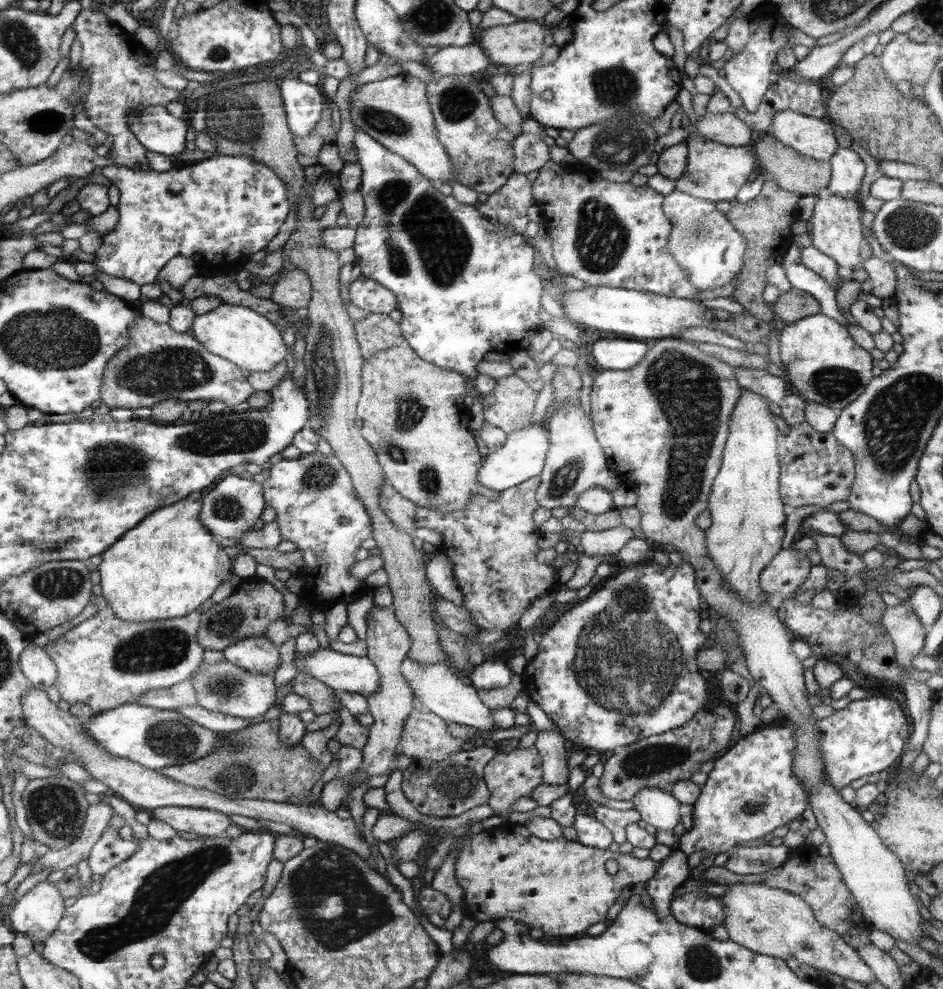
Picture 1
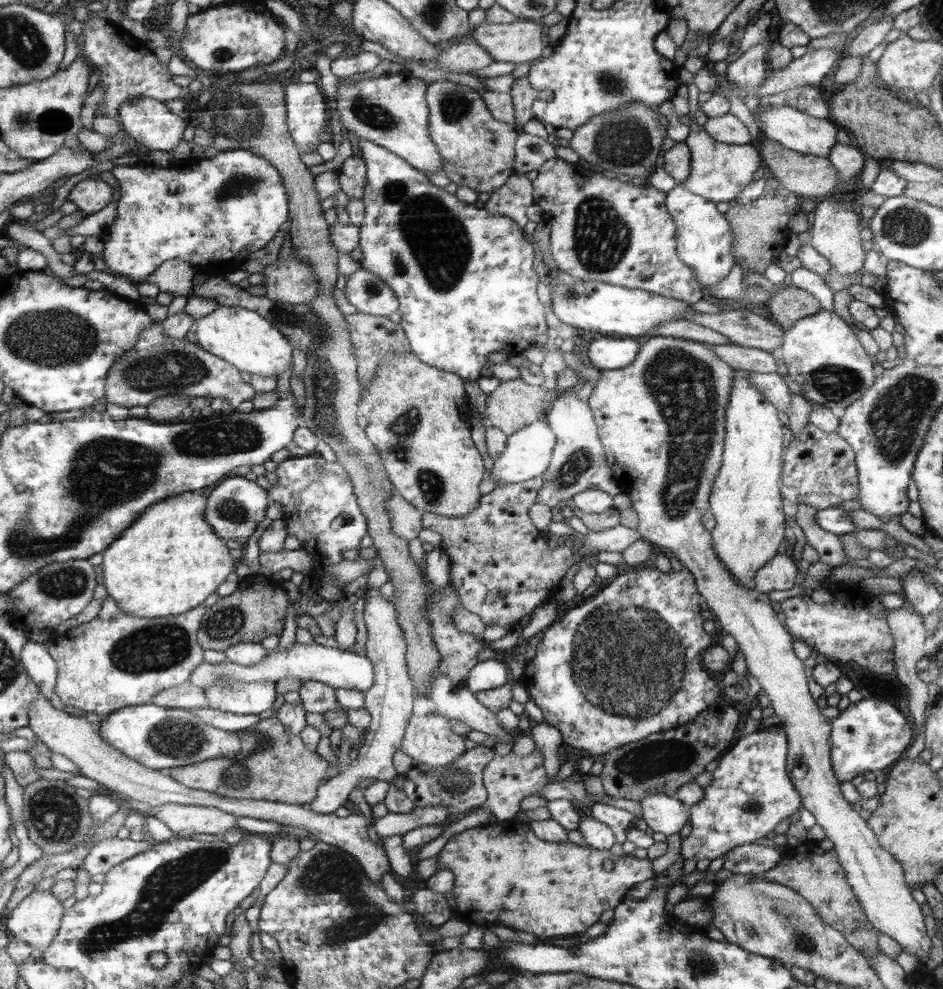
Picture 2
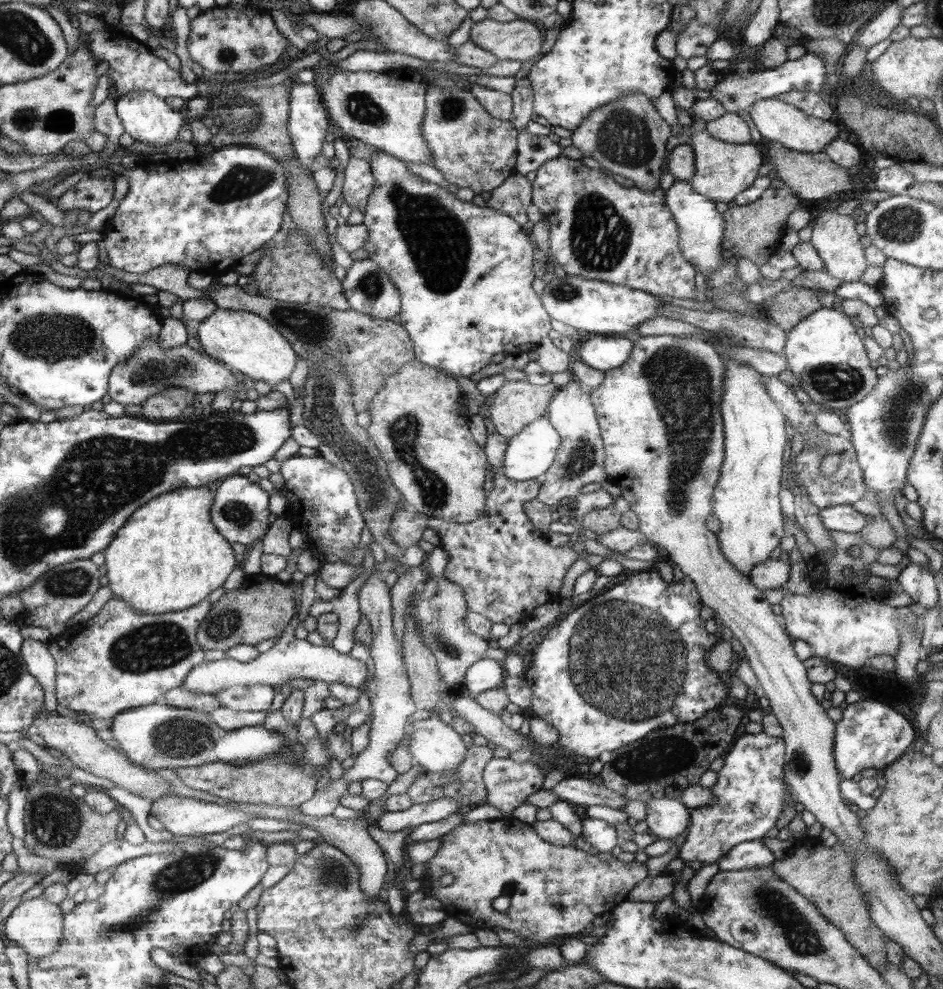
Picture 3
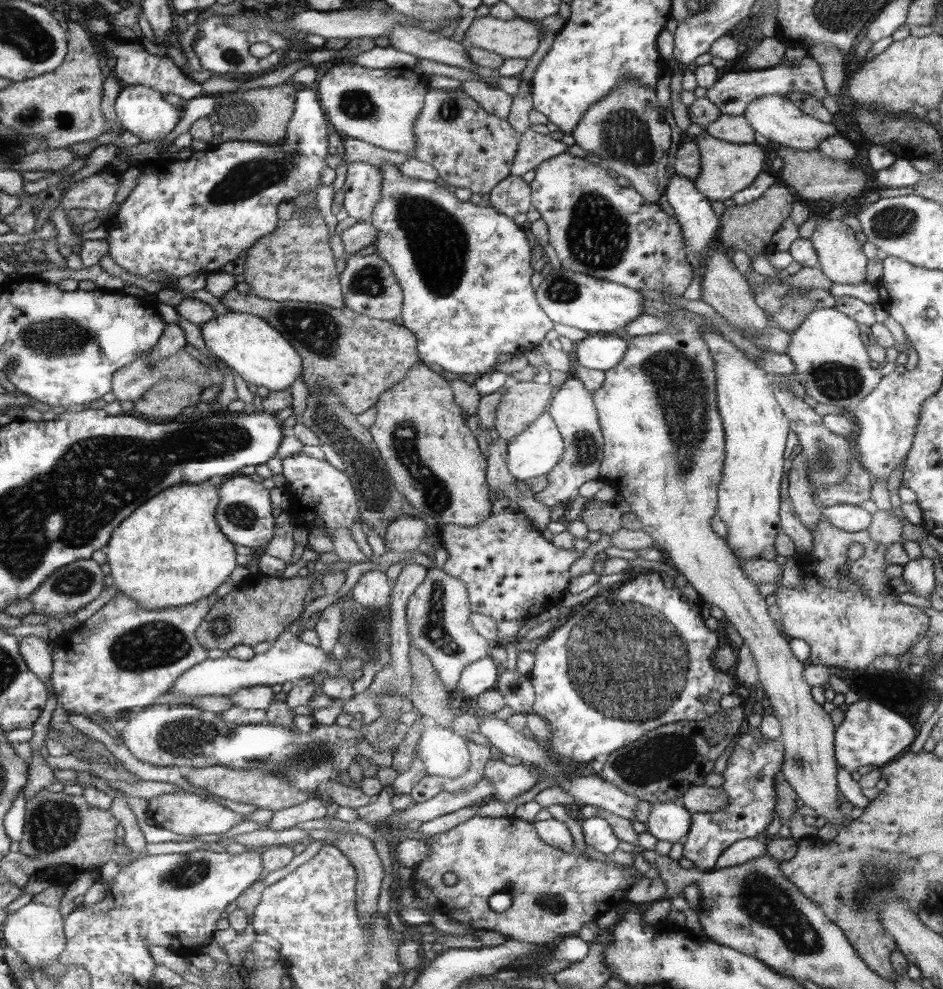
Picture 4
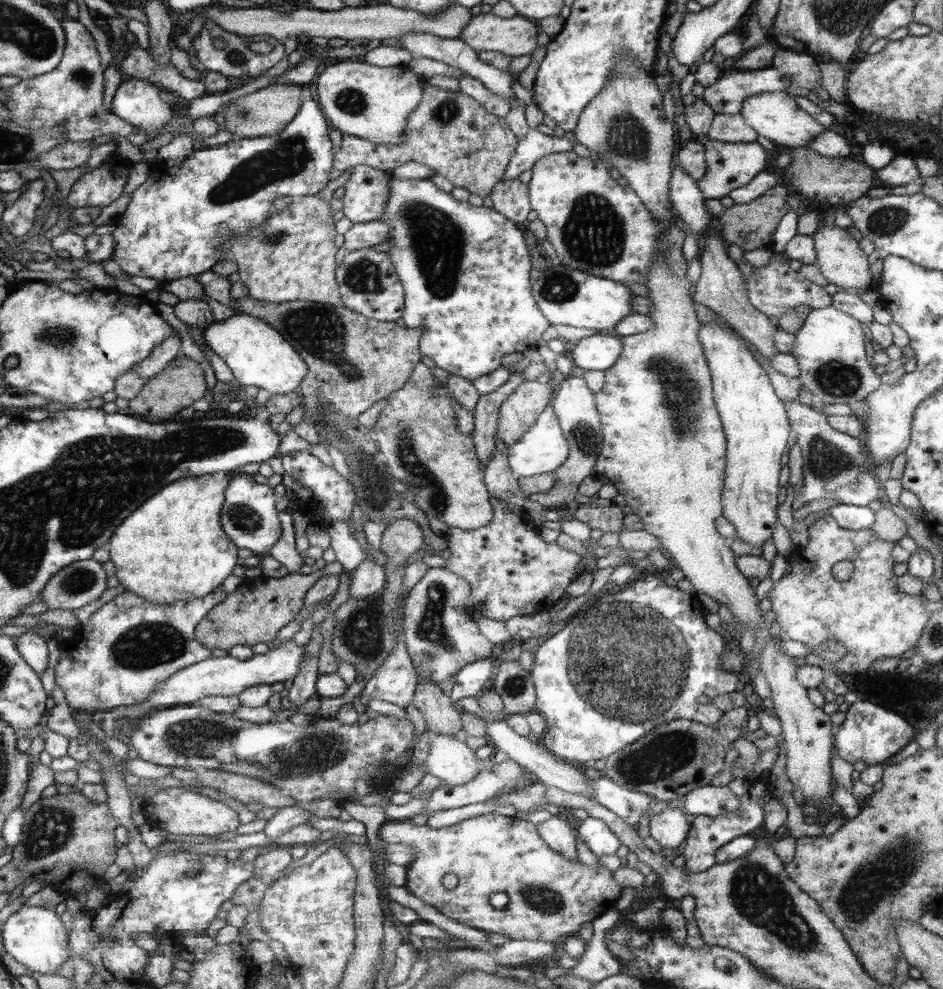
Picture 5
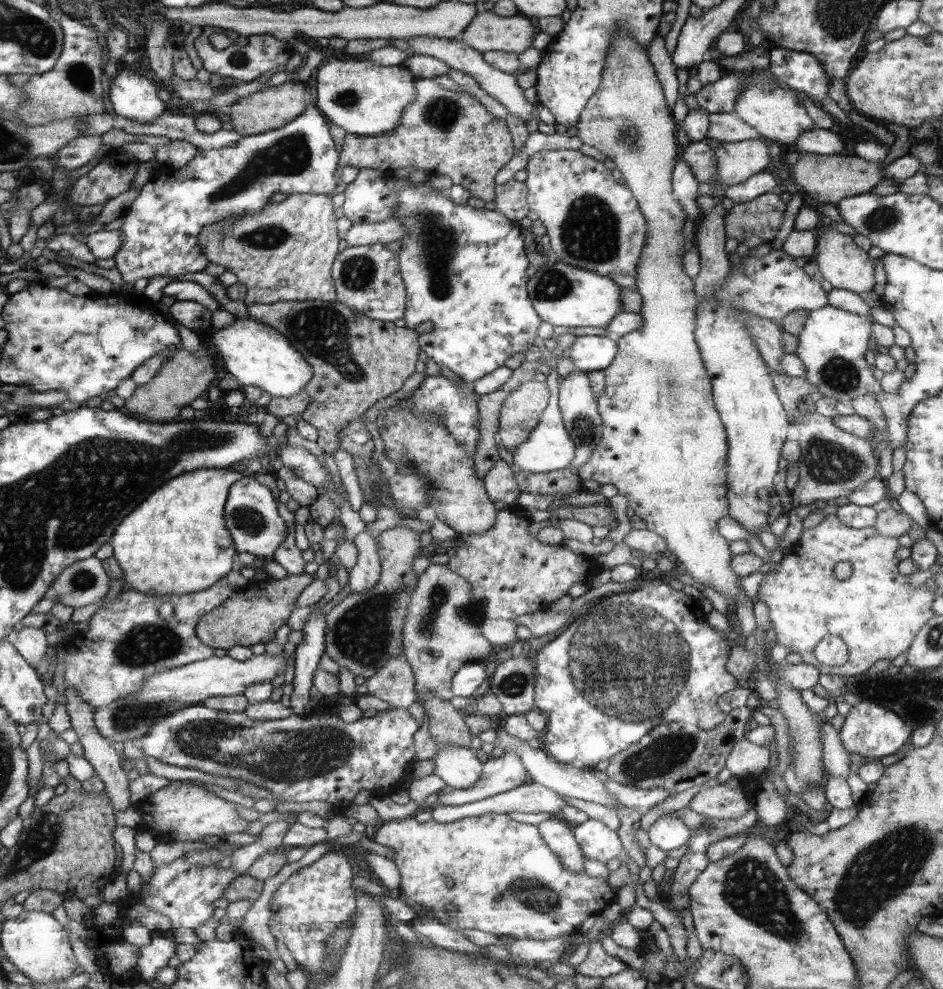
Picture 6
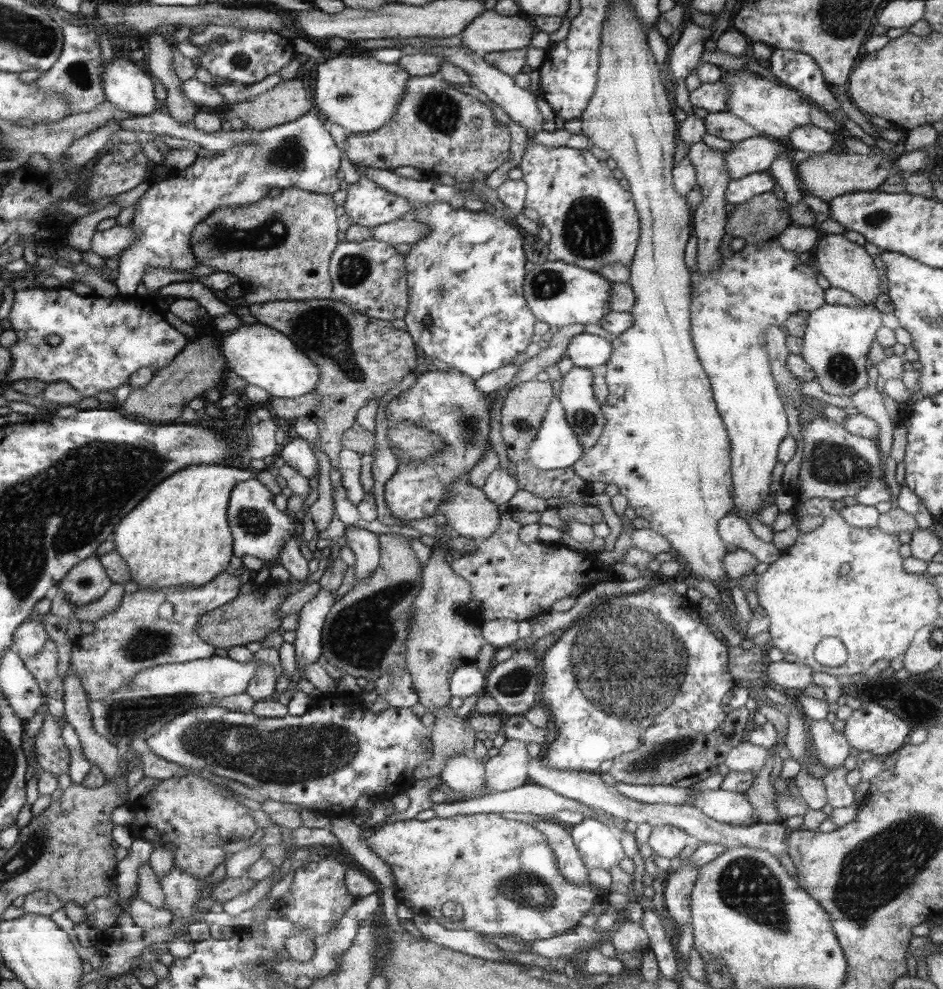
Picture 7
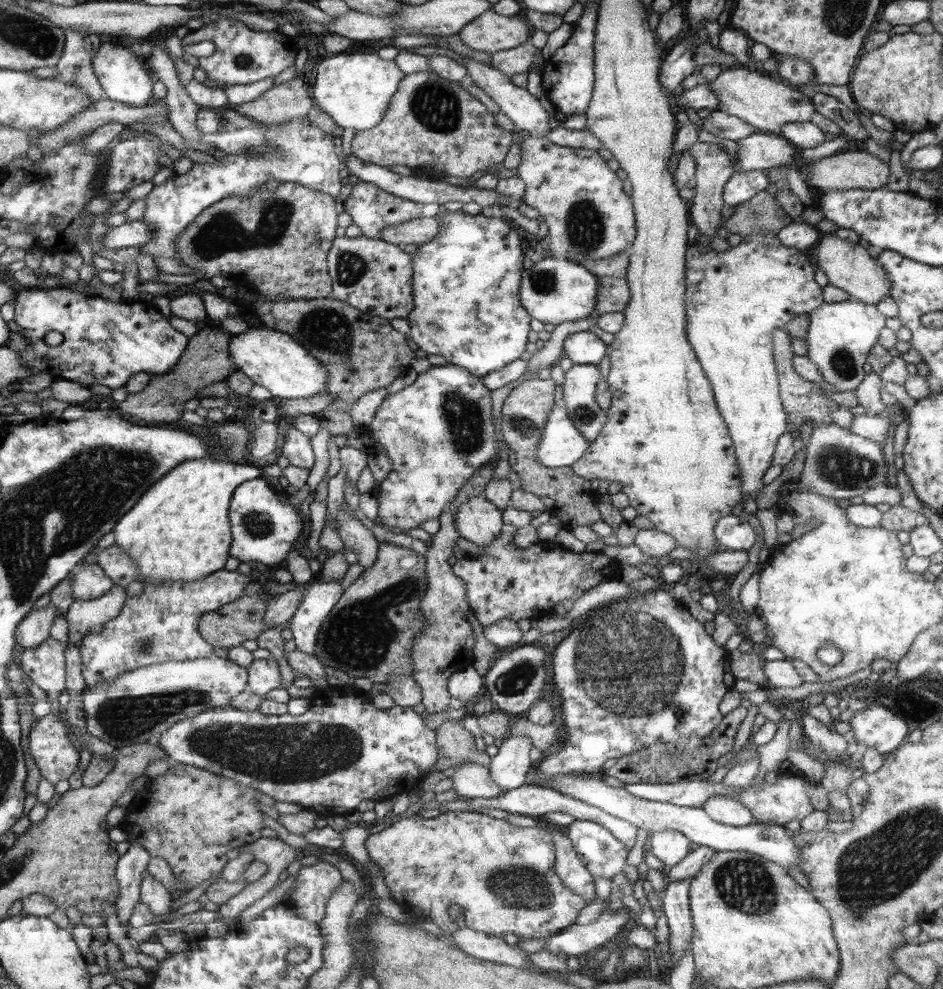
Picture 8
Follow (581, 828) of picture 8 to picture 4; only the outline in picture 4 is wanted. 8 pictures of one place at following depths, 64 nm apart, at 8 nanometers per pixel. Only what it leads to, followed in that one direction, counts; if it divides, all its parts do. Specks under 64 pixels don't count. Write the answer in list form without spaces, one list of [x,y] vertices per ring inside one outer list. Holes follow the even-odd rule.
[[[596,816],[584,819],[581,825],[585,844],[602,854],[612,856],[612,852],[618,848],[620,839],[616,838],[615,831],[606,818]]]

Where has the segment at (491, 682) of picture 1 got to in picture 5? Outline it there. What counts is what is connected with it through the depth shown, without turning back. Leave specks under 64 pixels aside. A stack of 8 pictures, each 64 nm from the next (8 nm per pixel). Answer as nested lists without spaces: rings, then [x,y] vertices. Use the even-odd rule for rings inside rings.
[[[488,657],[466,664],[456,676],[450,691],[451,700],[456,703],[461,698],[468,698],[468,696],[476,698],[482,694],[482,688],[492,678],[492,671],[496,669],[497,662],[496,659]]]

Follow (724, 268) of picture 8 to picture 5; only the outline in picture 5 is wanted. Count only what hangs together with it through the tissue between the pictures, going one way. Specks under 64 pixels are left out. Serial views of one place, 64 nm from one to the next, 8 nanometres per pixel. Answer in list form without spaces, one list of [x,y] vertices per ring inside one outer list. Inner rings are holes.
[[[774,256],[767,266],[758,268],[754,266],[753,273],[743,278],[747,284],[748,299],[751,300],[752,305],[772,320],[776,320],[778,316],[794,307],[808,305],[812,309],[828,308],[834,302],[832,294],[826,288],[816,286],[813,282],[806,282],[804,278],[800,278],[798,270],[795,271],[790,267],[790,262]],[[720,314],[717,319],[704,322],[700,327],[700,340],[704,340],[707,361],[714,379],[715,408],[722,417],[723,430],[727,442],[725,457],[725,478],[722,486],[722,517],[736,530],[737,539],[758,548],[774,532],[778,516],[778,490],[782,456],[786,452],[786,442],[790,436],[790,424],[782,399],[776,394],[766,370],[762,368],[749,348],[748,341],[736,332]]]

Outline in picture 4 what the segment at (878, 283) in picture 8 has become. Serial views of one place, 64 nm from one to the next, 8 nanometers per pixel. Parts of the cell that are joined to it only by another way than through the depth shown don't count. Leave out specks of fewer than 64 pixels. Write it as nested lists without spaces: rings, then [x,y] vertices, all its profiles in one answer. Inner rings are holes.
[[[826,216],[817,221],[816,230],[809,238],[818,250],[819,264],[822,272],[838,284],[858,284],[866,281],[866,264],[868,258],[862,252],[862,244],[856,240],[856,232],[842,221],[842,218]]]

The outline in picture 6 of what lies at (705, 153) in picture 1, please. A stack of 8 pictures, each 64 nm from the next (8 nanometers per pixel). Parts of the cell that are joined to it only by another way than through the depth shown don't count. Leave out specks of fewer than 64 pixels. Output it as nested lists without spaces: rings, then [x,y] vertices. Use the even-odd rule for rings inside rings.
[[[764,138],[723,142],[715,148],[719,162],[719,178],[708,183],[700,183],[700,193],[712,195],[718,186],[724,189],[746,182],[754,174],[766,170],[770,164],[770,150]]]

